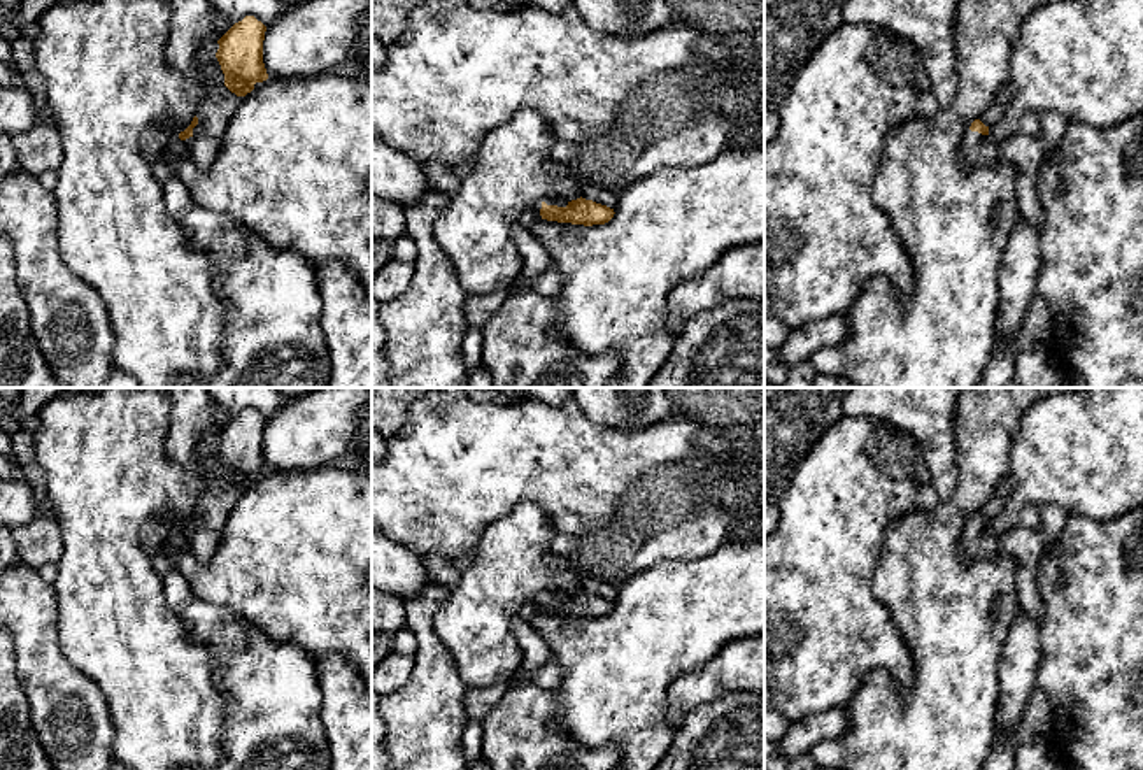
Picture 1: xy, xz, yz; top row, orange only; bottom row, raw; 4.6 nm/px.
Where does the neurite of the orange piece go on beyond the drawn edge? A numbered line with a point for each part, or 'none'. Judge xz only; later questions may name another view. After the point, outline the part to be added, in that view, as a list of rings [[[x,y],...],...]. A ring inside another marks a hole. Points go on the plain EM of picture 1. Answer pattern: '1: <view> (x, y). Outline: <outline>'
1: xz (549, 593). Outline: [[[543,589],[543,591],[540,591],[538,595],[535,595],[533,600],[535,600],[536,603],[540,603],[543,595],[545,595],[547,598],[557,598],[557,600],[566,600],[566,598],[568,598],[568,593],[564,593],[564,591]]]

